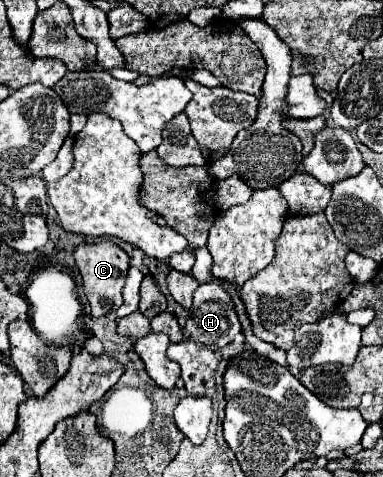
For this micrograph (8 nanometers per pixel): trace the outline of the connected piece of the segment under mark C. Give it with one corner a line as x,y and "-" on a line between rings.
97,241
93,245
83,243
75,249
75,263
83,277
83,289
85,289
87,301
91,305
91,315
101,317
101,315
113,313
123,303
121,291
123,291
123,285
127,279
129,255
111,241

